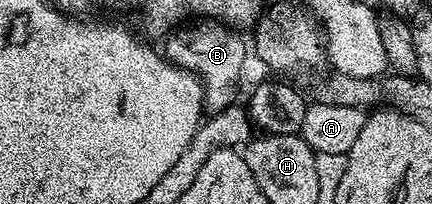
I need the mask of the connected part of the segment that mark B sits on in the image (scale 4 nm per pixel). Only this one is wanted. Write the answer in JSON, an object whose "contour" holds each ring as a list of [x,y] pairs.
{"contour":[[[204,17],[199,21],[189,22],[183,29],[173,30],[163,40],[164,58],[182,69],[193,71],[203,83],[205,112],[224,111],[237,102],[236,86],[240,83],[240,70],[243,69],[244,58],[250,55],[250,51],[249,48],[248,51],[244,48],[243,41],[236,35],[239,34],[220,20]]]}

